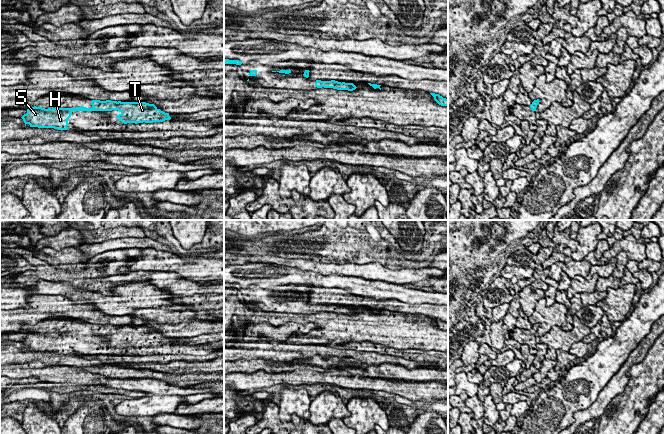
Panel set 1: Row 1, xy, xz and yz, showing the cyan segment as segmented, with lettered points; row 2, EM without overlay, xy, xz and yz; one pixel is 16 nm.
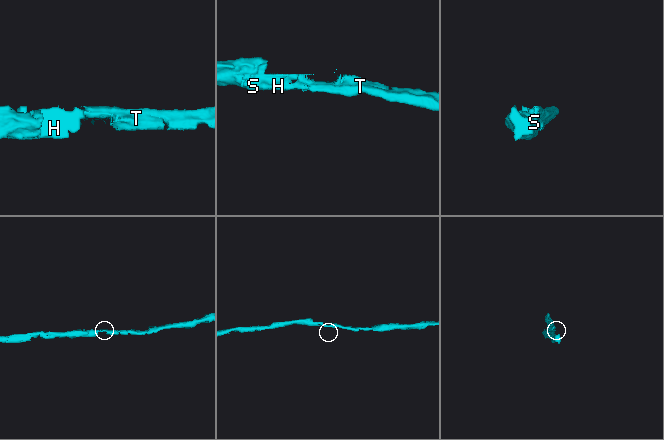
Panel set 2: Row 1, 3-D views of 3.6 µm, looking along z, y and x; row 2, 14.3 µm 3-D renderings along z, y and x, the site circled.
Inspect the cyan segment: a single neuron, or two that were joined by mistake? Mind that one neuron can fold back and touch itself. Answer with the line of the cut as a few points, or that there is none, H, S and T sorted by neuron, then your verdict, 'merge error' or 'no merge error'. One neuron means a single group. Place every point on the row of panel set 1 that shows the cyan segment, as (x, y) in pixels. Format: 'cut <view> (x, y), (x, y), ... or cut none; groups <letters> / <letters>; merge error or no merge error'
cut none; groups H S T; no merge error

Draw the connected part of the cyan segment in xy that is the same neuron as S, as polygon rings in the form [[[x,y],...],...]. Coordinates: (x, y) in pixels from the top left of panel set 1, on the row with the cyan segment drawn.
[[[92,100],[91,108],[76,107],[76,108],[42,108],[31,107],[27,109],[27,113],[21,118],[25,125],[38,128],[54,128],[58,130],[67,130],[69,125],[68,119],[73,111],[112,111],[120,112],[116,118],[124,124],[127,123],[153,123],[170,120],[169,113],[165,113],[158,109],[154,104],[146,102],[121,102],[121,101],[100,101]]]

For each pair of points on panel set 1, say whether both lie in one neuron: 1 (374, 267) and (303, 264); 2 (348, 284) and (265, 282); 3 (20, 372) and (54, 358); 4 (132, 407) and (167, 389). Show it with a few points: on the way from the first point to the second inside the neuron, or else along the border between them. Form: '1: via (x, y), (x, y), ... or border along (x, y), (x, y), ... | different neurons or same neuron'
1: via (356, 269), (321, 268) | same neuron
2: via (327, 281), (316, 280), (310, 277), (286, 277) | same neuron
3: border along (20, 363), (40, 360), (47, 364), (66, 365) | different neurons
4: border along (147, 394), (180, 395) | different neurons

